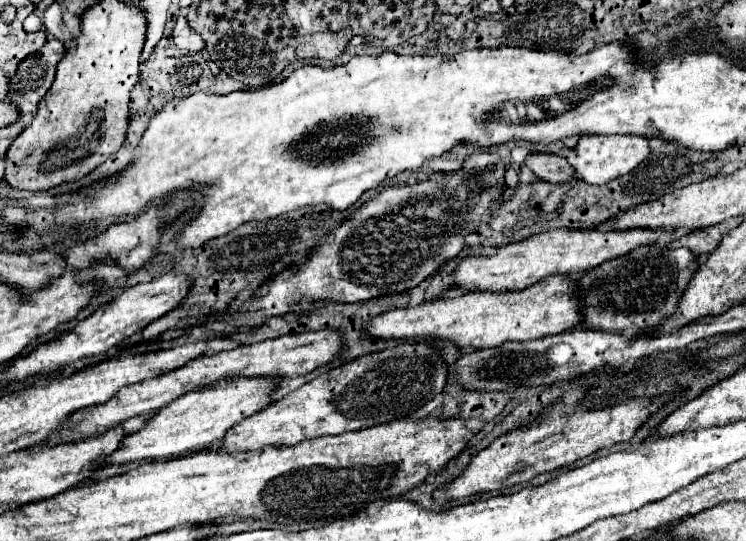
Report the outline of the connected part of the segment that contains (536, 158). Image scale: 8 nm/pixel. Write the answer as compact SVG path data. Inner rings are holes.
M544 152L530 154L526 156L524 166L528 166L538 178L546 182L554 182L554 184L570 180L574 176L572 166L568 166L566 158L558 154L544 154Z

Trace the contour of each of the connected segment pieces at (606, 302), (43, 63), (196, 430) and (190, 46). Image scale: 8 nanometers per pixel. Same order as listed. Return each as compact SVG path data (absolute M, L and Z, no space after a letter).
M650 244L650 246L638 246L624 256L612 258L592 270L586 270L574 280L576 282L576 302L580 304L580 314L582 314L580 326L600 330L600 332L622 332L632 326L640 330L660 326L668 316L672 316L678 310L678 302L686 286L690 284L692 276L696 274L698 266L700 264L698 264L696 254L690 252L688 248L668 250L668 248L658 248L656 244Z
M52 38L38 54L32 54L18 64L14 76L10 78L8 100L18 106L22 118L32 114L30 102L40 102L48 92L60 62L60 54L64 54L64 50L64 44Z
M276 378L262 380L220 380L212 386L206 386L198 392L188 392L172 404L160 408L138 432L128 434L120 448L114 450L106 460L108 466L122 466L144 460L166 460L174 456L182 456L190 450L206 448L208 444L220 440L226 430L230 430L240 420L250 414L266 408L270 404L270 396L278 386Z
M182 16L176 20L172 38L174 38L174 44L176 44L178 48L190 50L190 52L198 52L198 50L204 48L204 40L188 26L186 18L182 18Z

